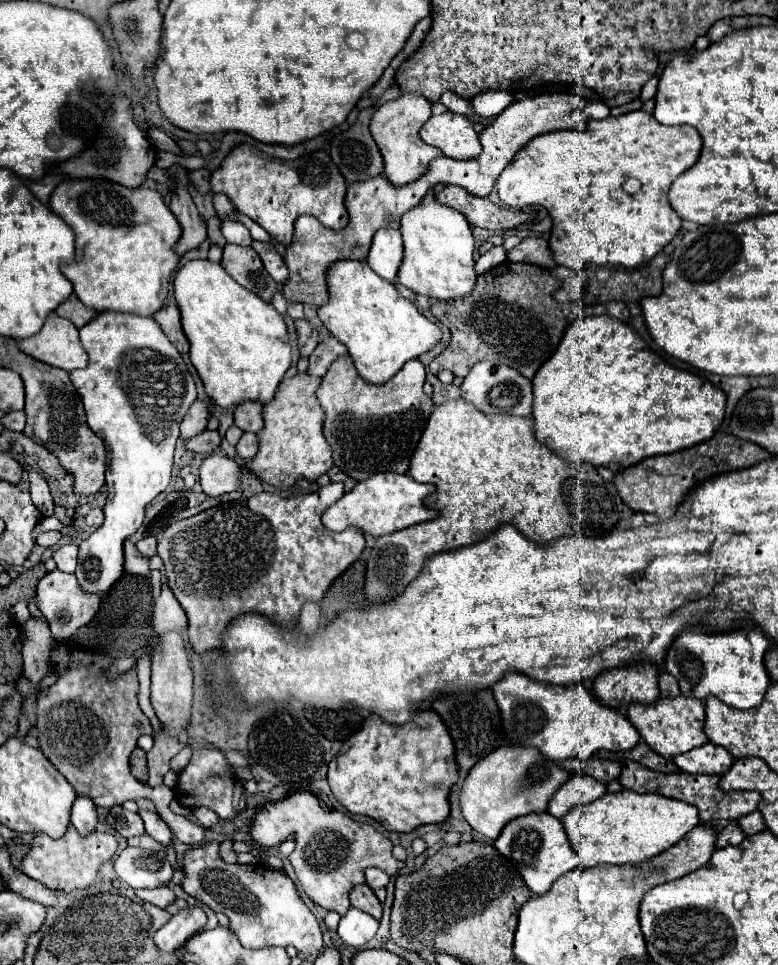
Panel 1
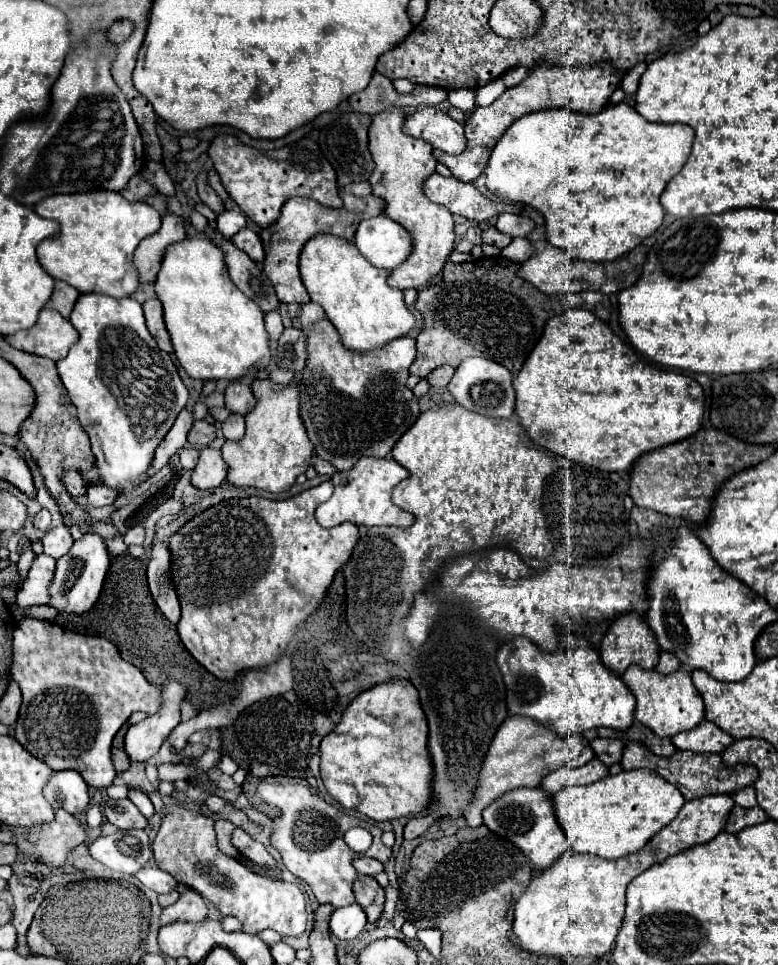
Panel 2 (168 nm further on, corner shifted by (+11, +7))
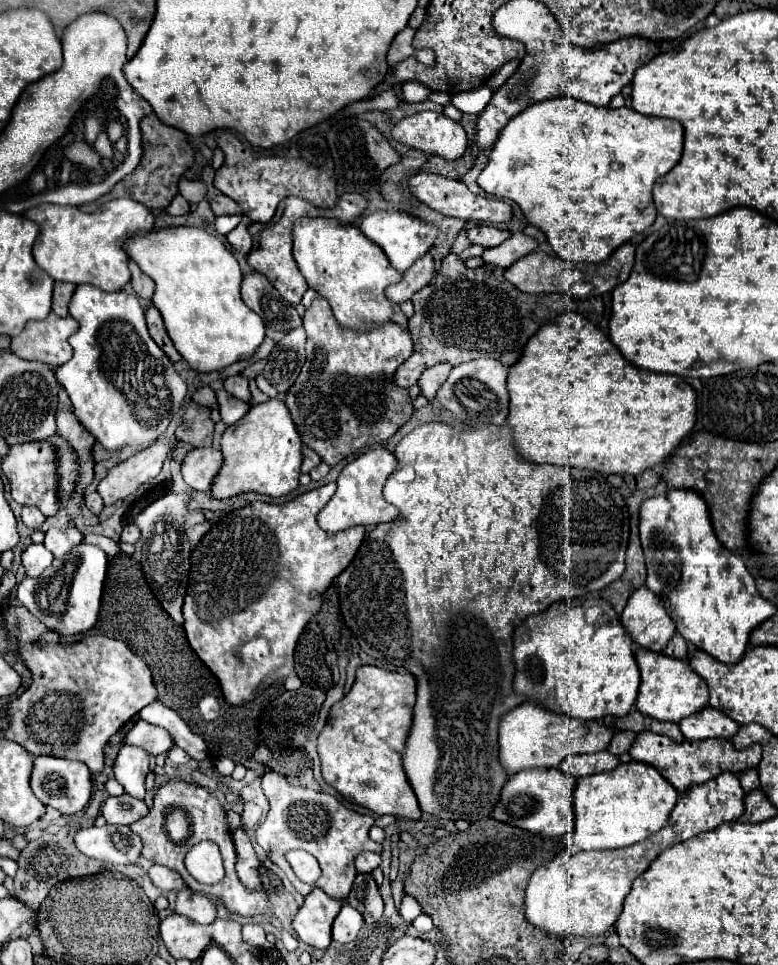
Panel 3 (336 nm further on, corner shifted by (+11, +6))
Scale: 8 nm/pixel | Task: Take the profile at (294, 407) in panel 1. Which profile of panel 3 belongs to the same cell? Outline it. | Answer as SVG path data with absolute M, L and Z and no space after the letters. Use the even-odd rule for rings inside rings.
M269 398L263 404L251 406L245 418L229 426L221 436L221 452L223 466L211 484L211 496L217 500L233 498L243 492L259 492L279 498L299 486L301 438L287 406L277 398Z

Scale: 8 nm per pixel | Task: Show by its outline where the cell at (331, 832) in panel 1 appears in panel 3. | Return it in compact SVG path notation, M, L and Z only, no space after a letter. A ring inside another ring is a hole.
M289 786L283 792L283 796L271 800L267 818L263 824L257 826L255 836L257 836L259 846L267 852L267 858L287 874L287 878L291 880L291 884L297 888L299 894L309 894L313 888L321 888L329 896L333 896L337 900L345 900L349 896L349 890L357 876L357 870L353 866L355 856L361 850L377 850L381 854L381 844L377 844L369 838L371 826L373 826L373 816L359 814L355 810L345 808L331 794L303 788L303 786ZM293 848L303 848L319 860L323 874L313 886L301 882L295 876L295 872L291 870L289 862L285 860L285 852L293 850Z

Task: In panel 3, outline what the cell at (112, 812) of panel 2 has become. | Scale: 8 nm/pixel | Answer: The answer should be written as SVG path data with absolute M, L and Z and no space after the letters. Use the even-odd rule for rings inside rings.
M121 794L117 798L109 796L101 808L101 814L109 824L133 824L147 812L149 812L147 804L129 794Z

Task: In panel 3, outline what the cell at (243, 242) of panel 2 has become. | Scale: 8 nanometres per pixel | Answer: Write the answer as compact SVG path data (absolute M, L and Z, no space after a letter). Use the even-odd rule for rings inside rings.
M239 224L237 228L233 228L229 234L227 234L227 242L241 254L249 254L251 246L253 246L253 240L251 240L251 234L247 232L247 226L245 224Z

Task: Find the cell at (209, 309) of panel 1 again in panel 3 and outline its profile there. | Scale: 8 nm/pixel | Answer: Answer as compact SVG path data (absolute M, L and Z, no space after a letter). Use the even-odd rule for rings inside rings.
M171 226L171 228L159 228L151 230L147 234L135 234L125 240L123 250L131 260L139 264L139 268L153 278L155 282L155 294L153 304L161 312L165 320L165 328L169 338L173 340L177 352L183 356L183 360L199 372L213 372L223 370L225 366L249 358L255 348L265 338L265 326L257 314L253 314L241 300L241 280L243 274L239 270L239 264L235 256L225 248L225 244L209 234L205 228L193 228L193 226Z

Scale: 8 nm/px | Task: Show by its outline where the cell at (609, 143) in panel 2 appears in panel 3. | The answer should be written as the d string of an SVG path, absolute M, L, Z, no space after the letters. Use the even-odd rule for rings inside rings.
M557 96L557 98L549 98L549 100L541 100L535 106L527 106L523 112L519 112L511 122L507 122L507 126L501 130L497 142L493 144L491 152L489 152L489 160L485 164L485 168L481 170L481 176L477 176L477 184L491 196L497 198L507 198L519 204L519 208L523 210L525 218L529 220L529 224L537 226L539 230L545 232L551 248L565 260L571 262L603 262L605 258L609 258L609 254L613 250L617 250L619 246L623 246L627 240L631 240L635 234L645 232L655 216L657 210L653 206L653 198L651 198L651 188L657 182L657 178L665 176L681 158L683 152L683 126L677 120L667 120L667 118L655 118L655 116L643 116L633 108L621 106L621 108L601 108L601 106L593 106L593 104L585 104L581 100L569 98L569 96Z

